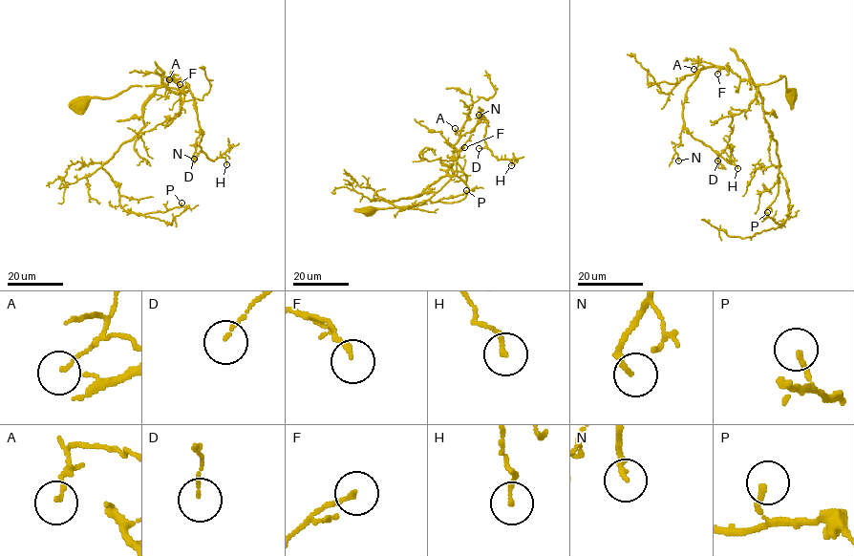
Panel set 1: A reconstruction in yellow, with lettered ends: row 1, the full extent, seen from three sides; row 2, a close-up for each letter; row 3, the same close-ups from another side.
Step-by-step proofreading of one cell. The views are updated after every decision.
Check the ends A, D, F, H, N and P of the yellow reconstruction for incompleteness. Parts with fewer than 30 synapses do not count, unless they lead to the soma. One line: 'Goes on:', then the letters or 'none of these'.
Goes on: none of these

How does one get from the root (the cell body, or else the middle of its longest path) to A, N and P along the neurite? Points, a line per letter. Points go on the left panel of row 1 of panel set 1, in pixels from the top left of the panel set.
A: (81, 102), (115, 97), (132, 86), (163, 86), (183, 93), (167, 89), (167, 80), (174, 77), (169, 79)
N: (81, 102), (132, 86), (183, 93), (166, 88), (169, 77), (180, 78), (193, 96), (200, 126), (194, 159)
P: (81, 102), (132, 86), (182, 92), (159, 87), (144, 126), (102, 166), (125, 210), (181, 203)

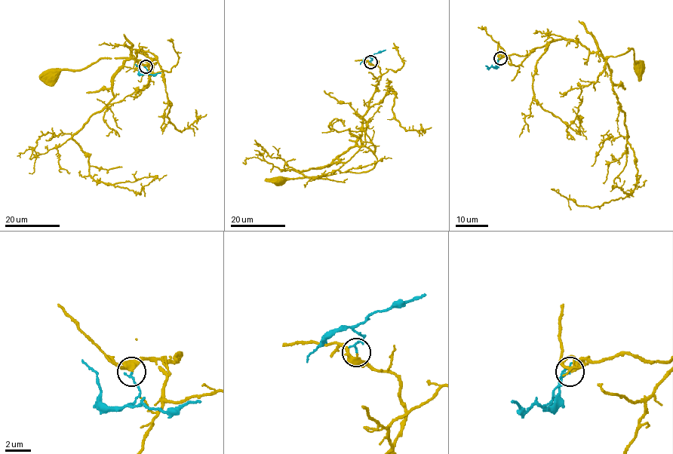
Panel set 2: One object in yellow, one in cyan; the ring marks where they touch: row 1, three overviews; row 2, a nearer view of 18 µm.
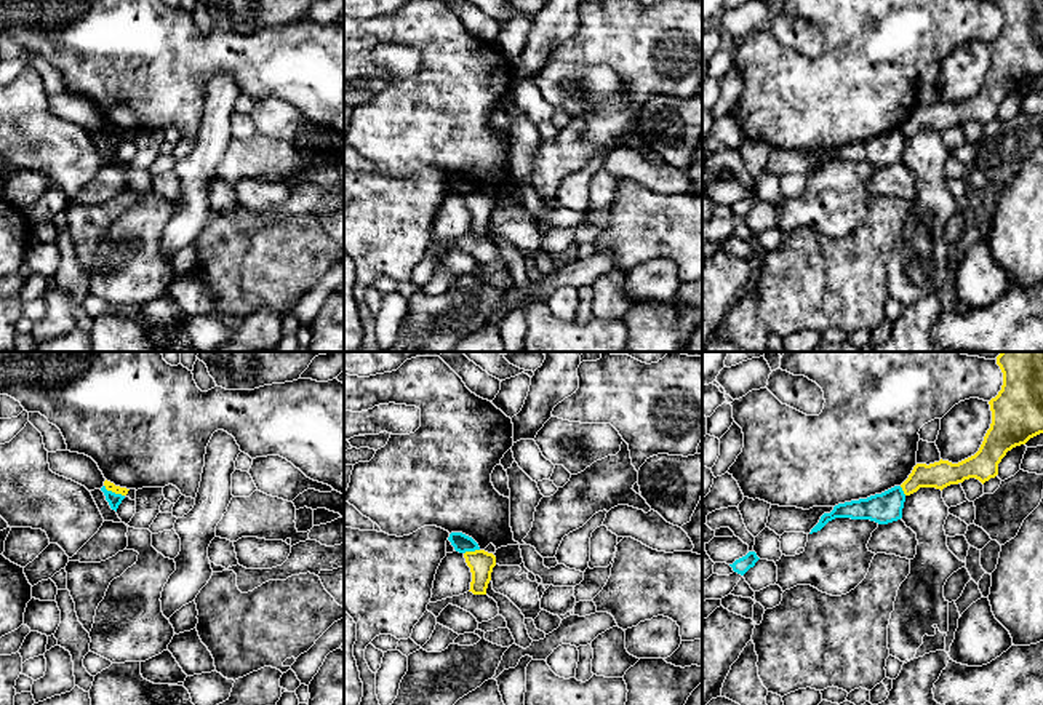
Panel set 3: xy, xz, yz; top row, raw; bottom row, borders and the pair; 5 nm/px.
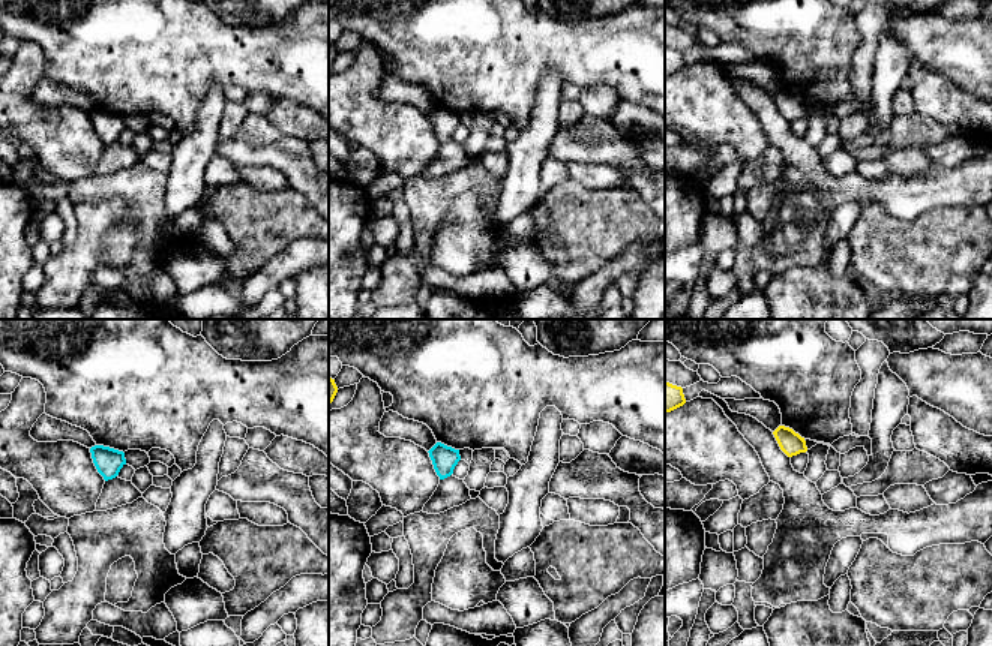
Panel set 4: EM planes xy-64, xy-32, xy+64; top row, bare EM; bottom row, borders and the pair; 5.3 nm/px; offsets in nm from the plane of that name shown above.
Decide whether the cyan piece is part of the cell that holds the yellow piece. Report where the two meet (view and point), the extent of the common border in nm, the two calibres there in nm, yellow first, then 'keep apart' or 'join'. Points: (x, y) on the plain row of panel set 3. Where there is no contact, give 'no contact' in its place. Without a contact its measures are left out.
contact xy (114, 133); length 120 nm; calibres 50 and 70 nm; keep apart

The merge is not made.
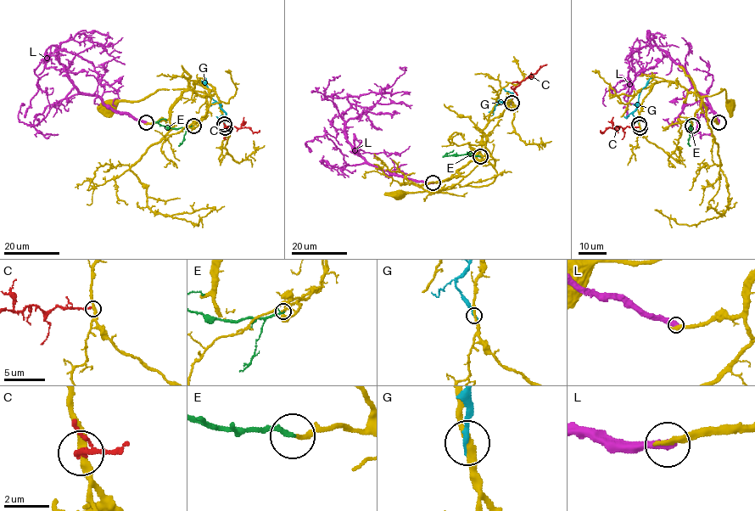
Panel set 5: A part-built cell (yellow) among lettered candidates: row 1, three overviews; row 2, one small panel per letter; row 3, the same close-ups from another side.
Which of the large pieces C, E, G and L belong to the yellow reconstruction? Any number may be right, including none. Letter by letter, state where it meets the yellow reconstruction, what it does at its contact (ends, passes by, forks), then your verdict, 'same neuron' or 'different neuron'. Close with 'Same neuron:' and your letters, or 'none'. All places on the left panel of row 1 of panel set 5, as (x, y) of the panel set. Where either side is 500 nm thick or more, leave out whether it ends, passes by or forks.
C: contact (225, 127); it ends; different neuron
E: contact (193, 126); it ends; same neuron
G: contact (224, 124); it ends; different neuron
L: contact (146, 122); different neuron
Same neuron: E

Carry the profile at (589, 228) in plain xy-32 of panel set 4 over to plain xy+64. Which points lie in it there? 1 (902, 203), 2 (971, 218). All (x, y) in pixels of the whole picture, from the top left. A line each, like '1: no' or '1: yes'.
1: no
2: yes

